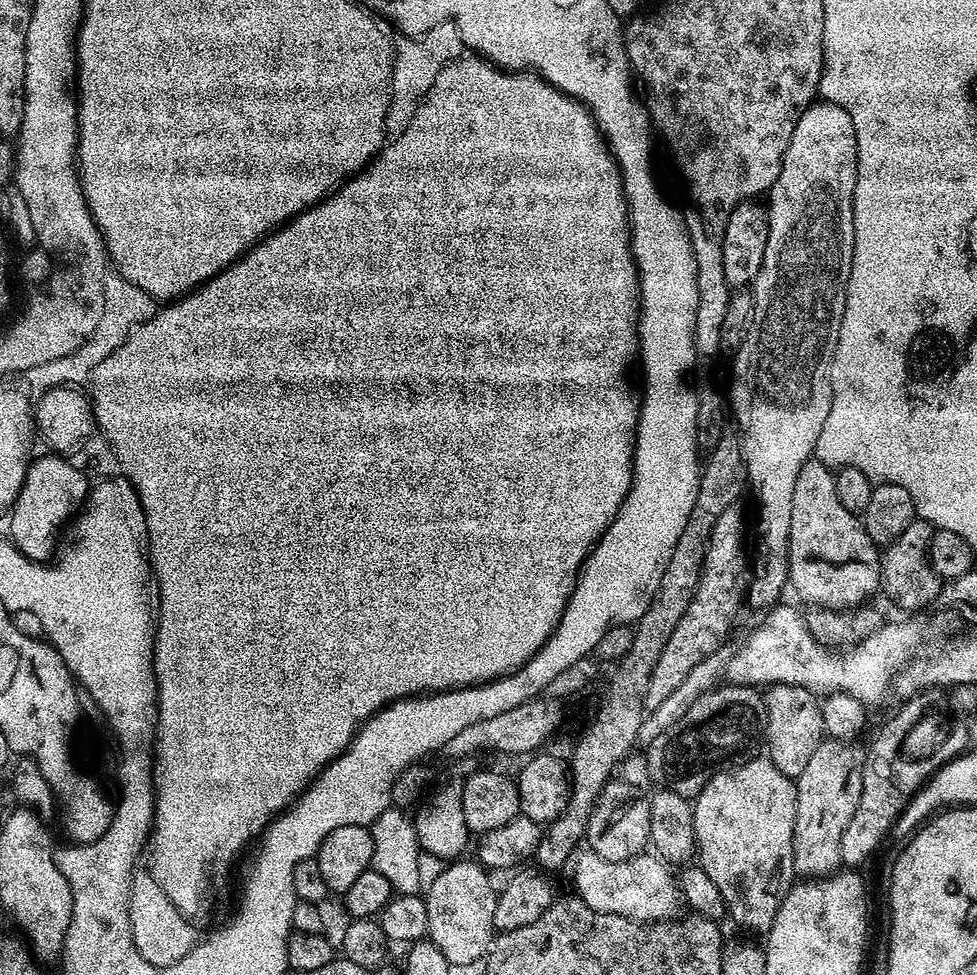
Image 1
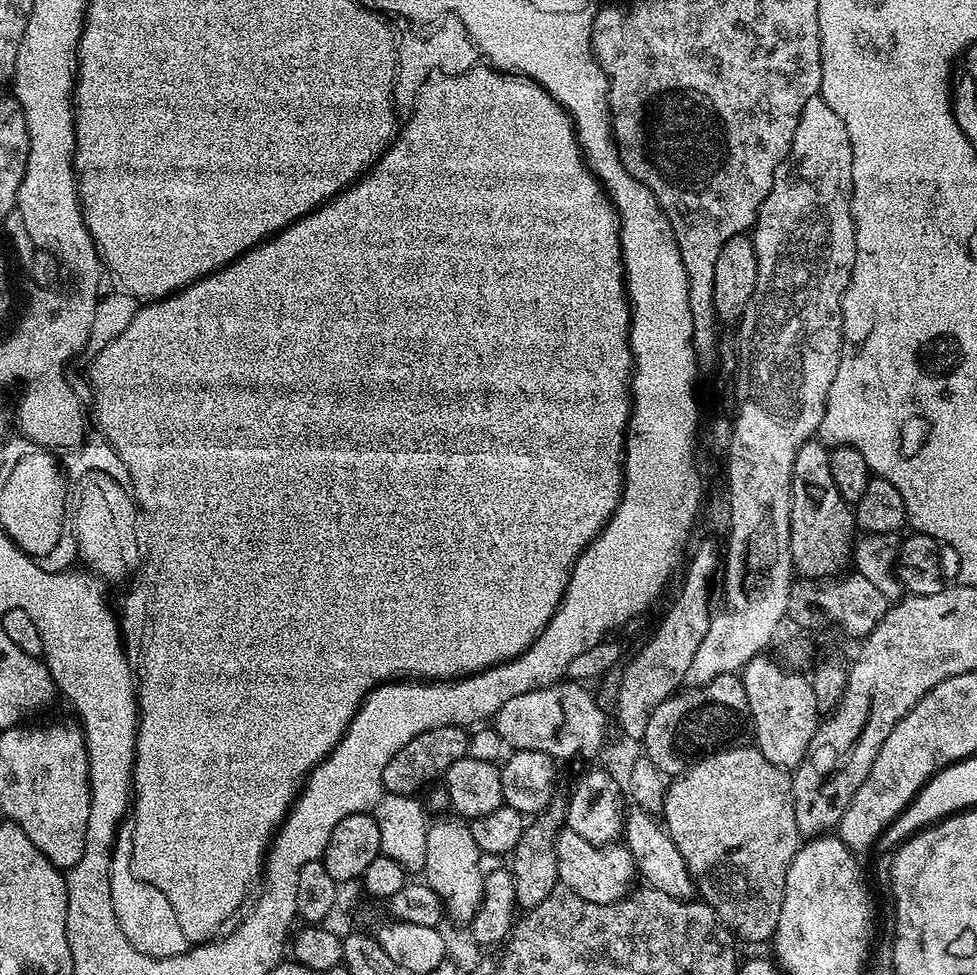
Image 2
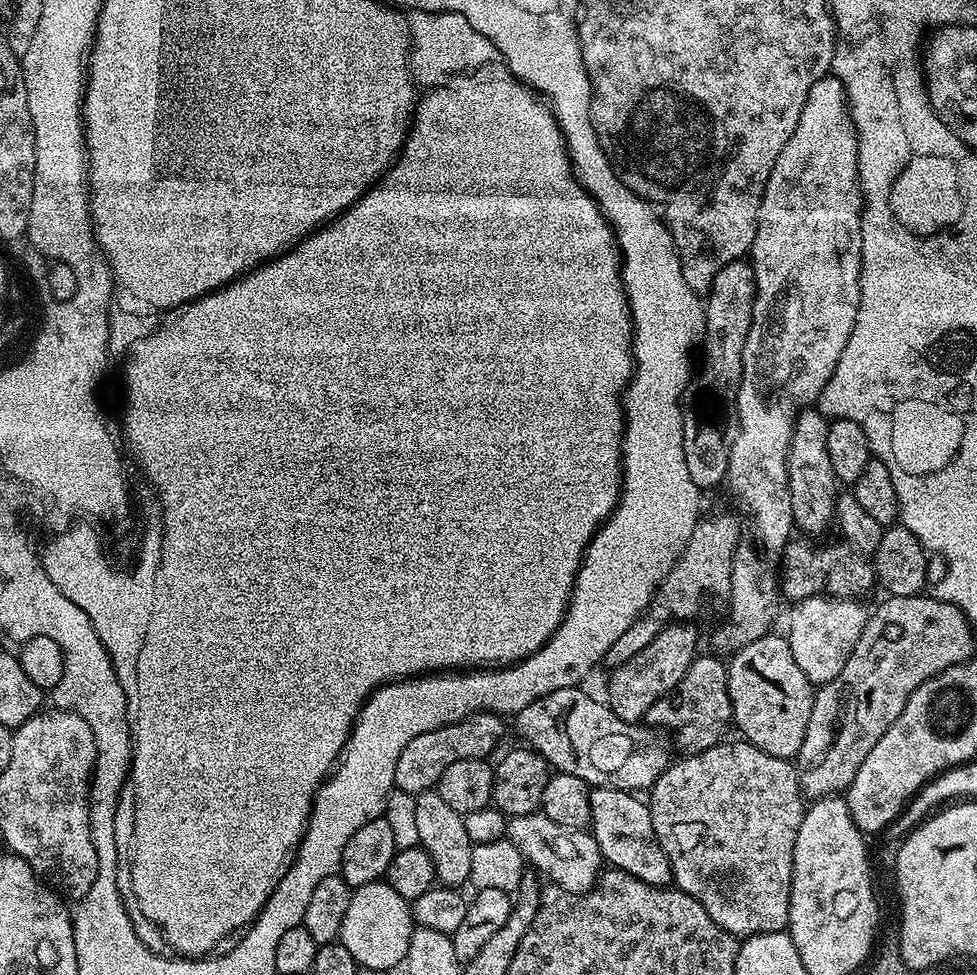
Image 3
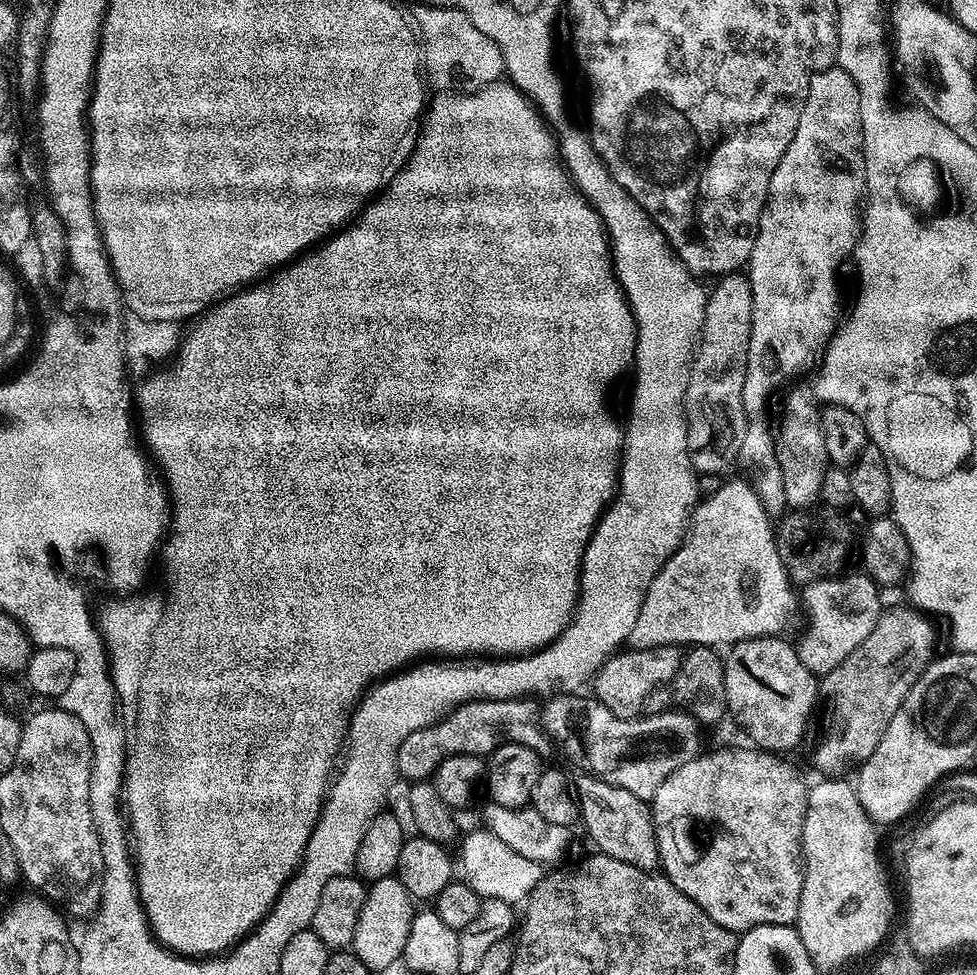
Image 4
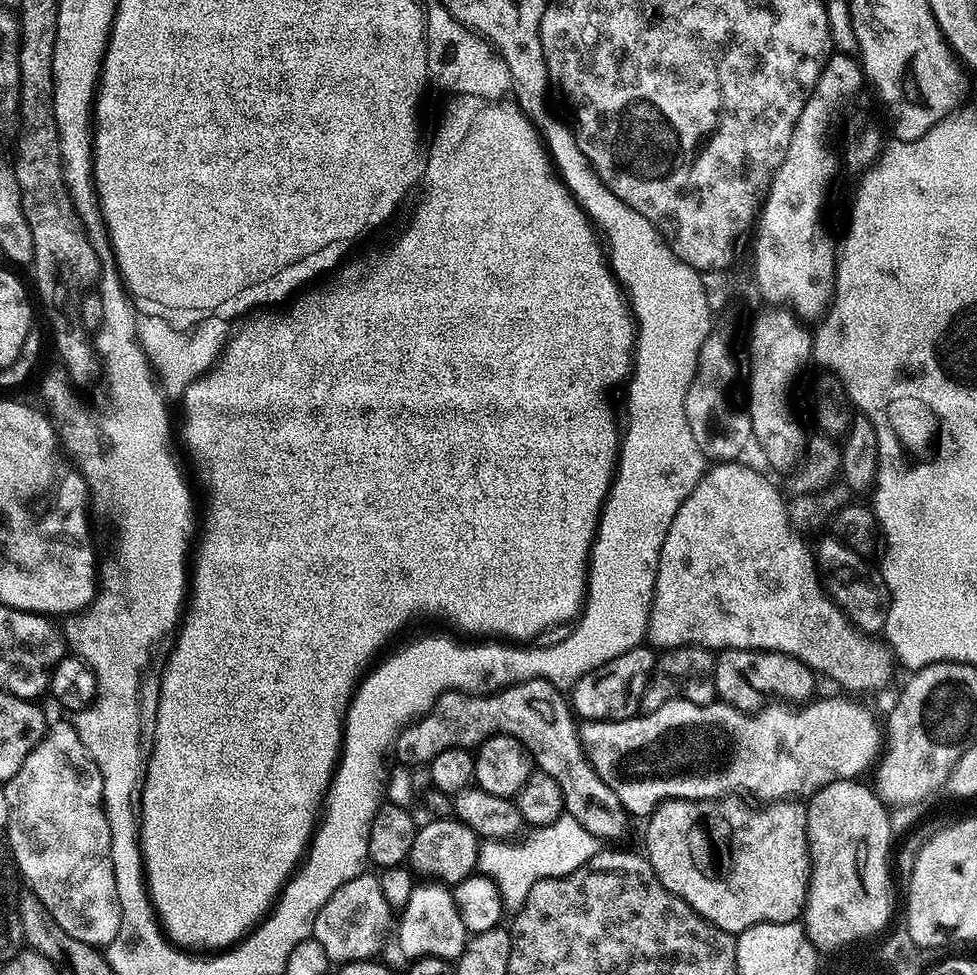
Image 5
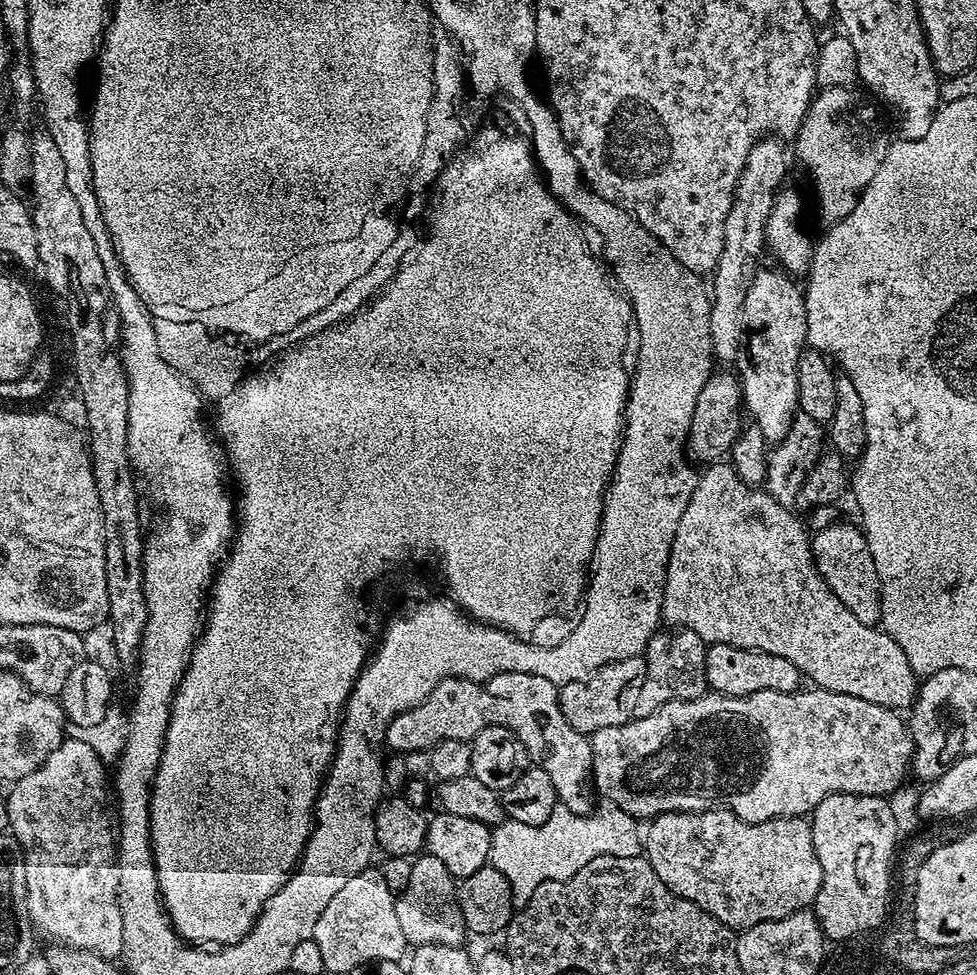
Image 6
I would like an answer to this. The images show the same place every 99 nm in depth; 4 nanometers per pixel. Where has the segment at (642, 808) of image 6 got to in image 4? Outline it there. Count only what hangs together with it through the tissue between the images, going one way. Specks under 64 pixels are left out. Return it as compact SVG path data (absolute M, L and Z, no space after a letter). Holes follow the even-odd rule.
M584 694L553 695L543 705L542 726L547 735L555 743L557 740L561 750L587 775L595 776L597 780L606 782L615 788L630 790L630 794L648 802L658 790L658 786L662 786L662 782L666 782L666 778L670 778L670 774L674 774L676 770L701 755L700 730L702 730L702 724L689 712L667 710L668 712L656 712L653 716L644 714L639 718L623 720L610 714L610 710L606 710L606 706L602 706L595 698L585 696Z

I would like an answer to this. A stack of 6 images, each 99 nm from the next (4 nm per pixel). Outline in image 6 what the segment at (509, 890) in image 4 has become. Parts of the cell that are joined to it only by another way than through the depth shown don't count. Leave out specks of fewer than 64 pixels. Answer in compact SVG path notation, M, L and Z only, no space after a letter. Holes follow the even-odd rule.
M558 806L554 810L554 814L550 818L546 818L546 822L542 822L542 826L526 826L522 822L514 822L504 818L492 828L488 859L492 867L496 868L498 873L502 874L502 877L506 878L506 882L509 883L512 891L513 909L524 908L526 902L530 902L530 894L534 894L534 890L538 890L538 886L542 886L542 882L569 880L571 876L578 874L578 870L582 870L582 866L586 866L586 862L590 862L594 858L599 856L630 858L641 855L642 828L636 825L639 824L637 817L626 814L626 810L615 806L604 807L608 808L600 808L597 812L595 809L587 816L579 816L562 806Z

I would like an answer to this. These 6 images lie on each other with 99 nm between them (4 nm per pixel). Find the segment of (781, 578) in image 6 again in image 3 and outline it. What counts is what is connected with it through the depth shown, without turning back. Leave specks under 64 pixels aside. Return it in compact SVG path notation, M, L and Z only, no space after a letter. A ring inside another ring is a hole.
M712 516L709 520L701 519L686 550L656 589L654 602L649 604L648 609L632 623L630 630L626 630L626 634L622 634L622 638L615 640L614 646L606 650L603 663L608 664L609 669L614 669L622 666L622 662L630 662L630 658L634 658L634 654L640 653L641 650L646 650L646 646L650 646L650 642L654 642L654 638L668 624L688 622L696 618L692 616L699 614L700 603L711 592L727 593L734 554L741 542L740 524L734 517Z

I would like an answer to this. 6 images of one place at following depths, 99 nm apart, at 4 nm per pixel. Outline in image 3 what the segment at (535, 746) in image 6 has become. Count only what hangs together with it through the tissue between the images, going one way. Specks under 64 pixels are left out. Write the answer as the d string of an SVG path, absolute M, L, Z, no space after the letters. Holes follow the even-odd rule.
M476 712L465 720L442 726L438 730L430 730L426 734L418 734L418 738L406 745L406 750L398 754L398 766L394 766L394 785L397 789L411 794L435 789L442 778L446 766L459 760L482 760L491 757L500 735L504 732L503 715L495 712ZM592 788L588 793L590 831L611 867L620 868L642 882L662 888L673 883L672 867L654 834L651 807L645 801L643 804L640 798L617 788Z

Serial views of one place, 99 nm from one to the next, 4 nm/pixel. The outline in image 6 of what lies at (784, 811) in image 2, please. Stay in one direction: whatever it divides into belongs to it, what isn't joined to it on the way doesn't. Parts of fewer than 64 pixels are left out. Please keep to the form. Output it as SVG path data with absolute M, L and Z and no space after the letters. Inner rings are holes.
M723 807L711 808L705 812L663 812L649 824L652 825L646 828L642 836L642 852L650 862L650 866L654 866L654 874L658 874L658 878L662 878L662 882L666 882L666 886L675 896L681 896L694 902L699 908L706 910L714 918L718 918L727 928L743 930L762 922L781 920L795 912L811 909L816 903L816 895L822 886L822 862L818 862L818 854L814 854L812 825L803 816L783 816L770 822L748 824L742 818L735 816L727 807Z

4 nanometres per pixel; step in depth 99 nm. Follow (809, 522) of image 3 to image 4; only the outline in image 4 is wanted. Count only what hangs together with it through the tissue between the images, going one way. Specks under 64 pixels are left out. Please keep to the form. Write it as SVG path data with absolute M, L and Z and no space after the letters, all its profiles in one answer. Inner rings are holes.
M800 384L788 392L784 400L784 413L780 428L775 429L778 470L782 470L782 486L786 490L786 505L792 510L808 510L820 500L820 486L824 471L830 466L826 454L826 441L822 439L822 422L816 393L811 387Z

